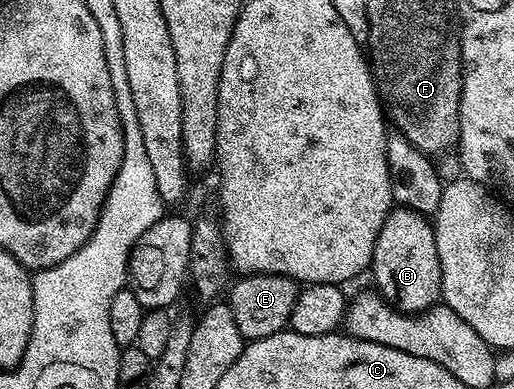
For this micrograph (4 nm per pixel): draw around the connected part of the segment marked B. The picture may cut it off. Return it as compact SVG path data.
M391 208L376 239L373 273L374 281L378 284L377 292L393 309L398 309L401 313L417 315L439 304L442 295L442 276L433 224L423 214L411 209Z

